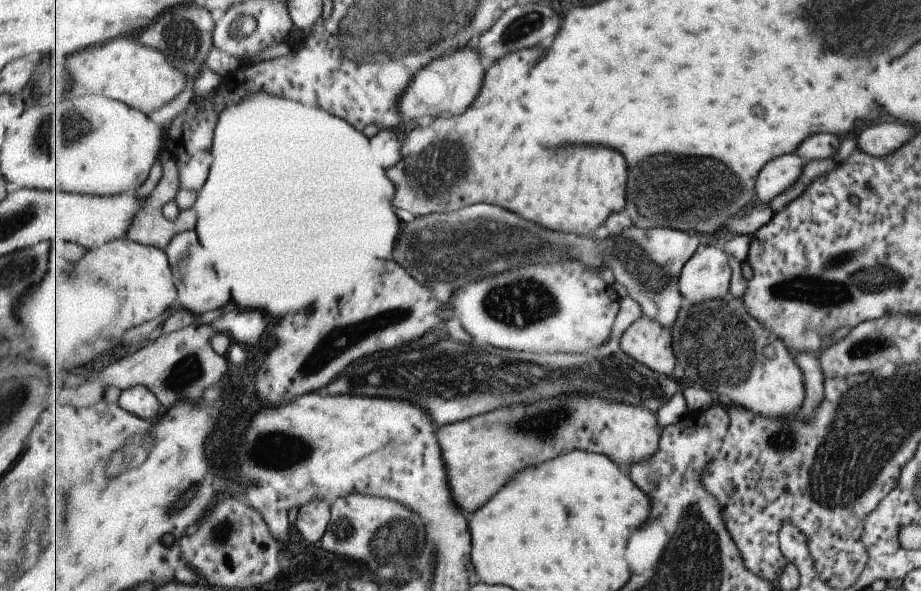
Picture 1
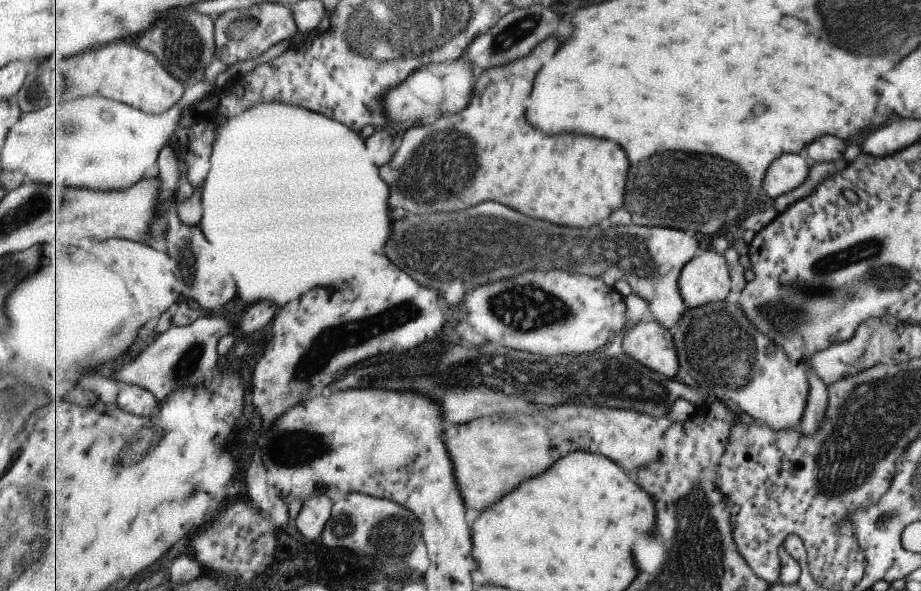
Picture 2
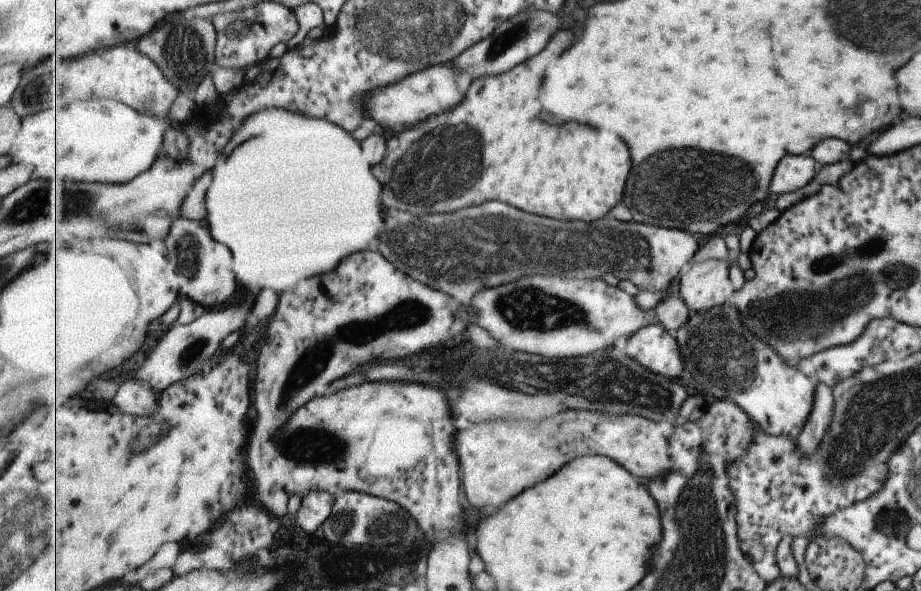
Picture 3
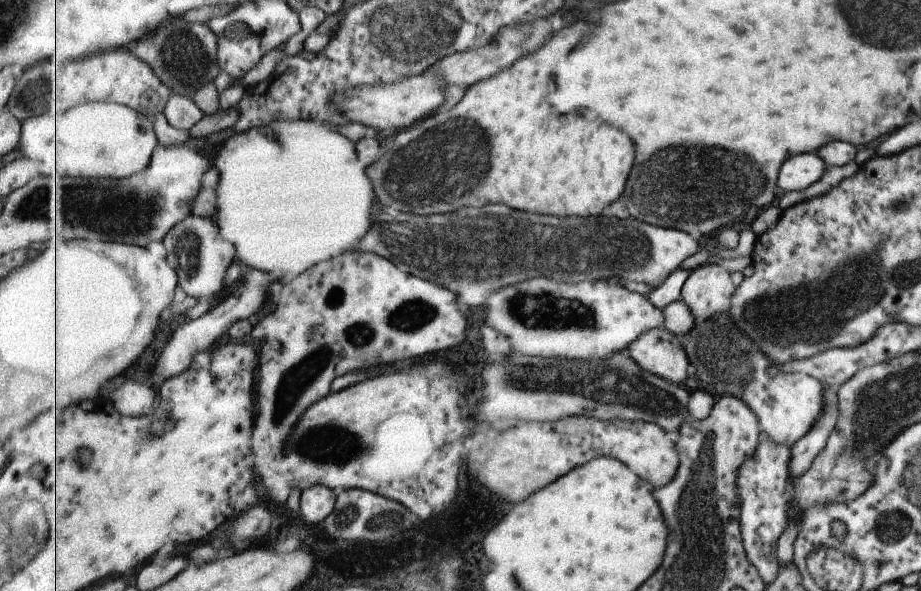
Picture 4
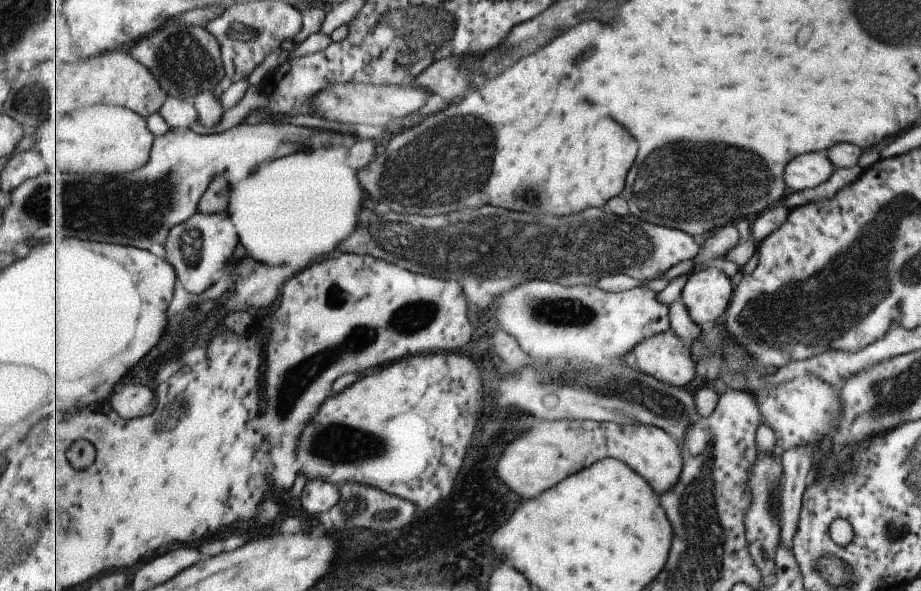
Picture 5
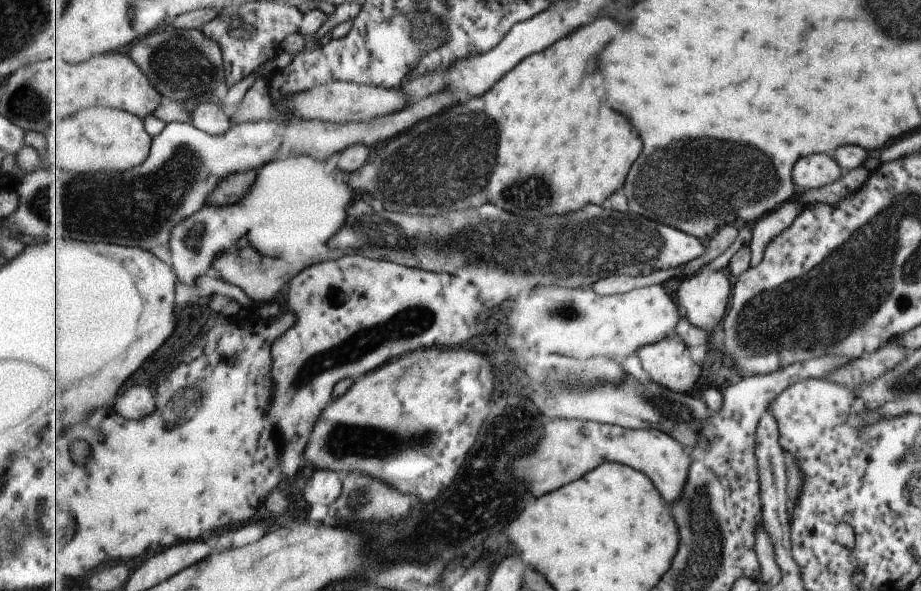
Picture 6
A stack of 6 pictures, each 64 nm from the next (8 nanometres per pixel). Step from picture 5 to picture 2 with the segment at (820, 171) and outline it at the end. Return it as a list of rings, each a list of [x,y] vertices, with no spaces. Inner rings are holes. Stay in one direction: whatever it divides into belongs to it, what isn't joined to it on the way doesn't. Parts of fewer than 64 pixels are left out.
[[[785,154],[783,158],[777,158],[769,166],[765,182],[763,182],[766,202],[771,204],[778,196],[787,194],[805,184],[811,172],[812,162],[805,154],[803,156],[801,154]]]

